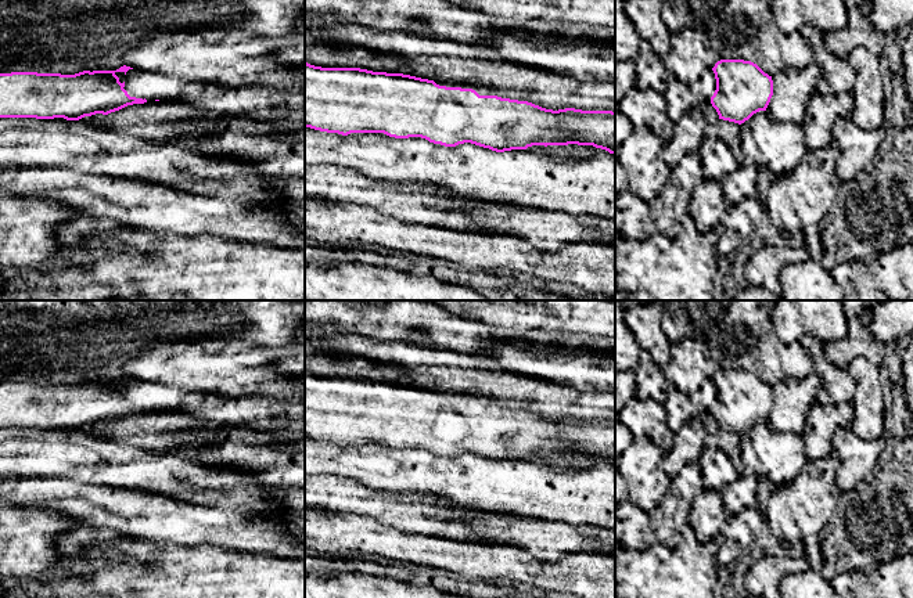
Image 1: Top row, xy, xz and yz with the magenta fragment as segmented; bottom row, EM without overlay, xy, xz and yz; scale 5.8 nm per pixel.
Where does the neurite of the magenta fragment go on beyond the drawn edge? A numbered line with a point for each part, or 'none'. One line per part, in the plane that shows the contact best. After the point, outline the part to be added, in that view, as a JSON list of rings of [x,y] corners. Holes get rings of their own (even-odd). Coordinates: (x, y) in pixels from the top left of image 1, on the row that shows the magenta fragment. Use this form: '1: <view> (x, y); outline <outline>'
none

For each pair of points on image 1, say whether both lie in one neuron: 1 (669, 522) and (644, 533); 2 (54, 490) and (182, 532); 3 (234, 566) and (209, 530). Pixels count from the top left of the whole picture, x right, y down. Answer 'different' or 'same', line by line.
1: different
2: same
3: different

